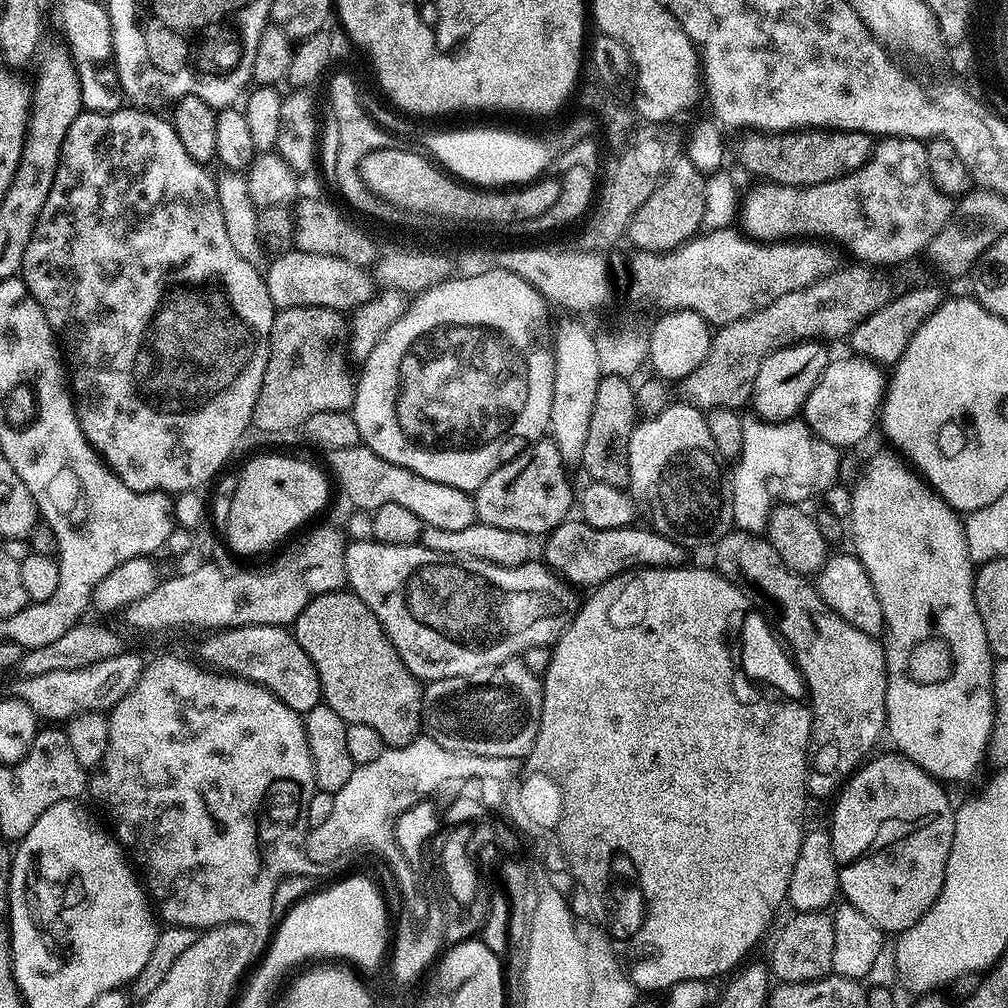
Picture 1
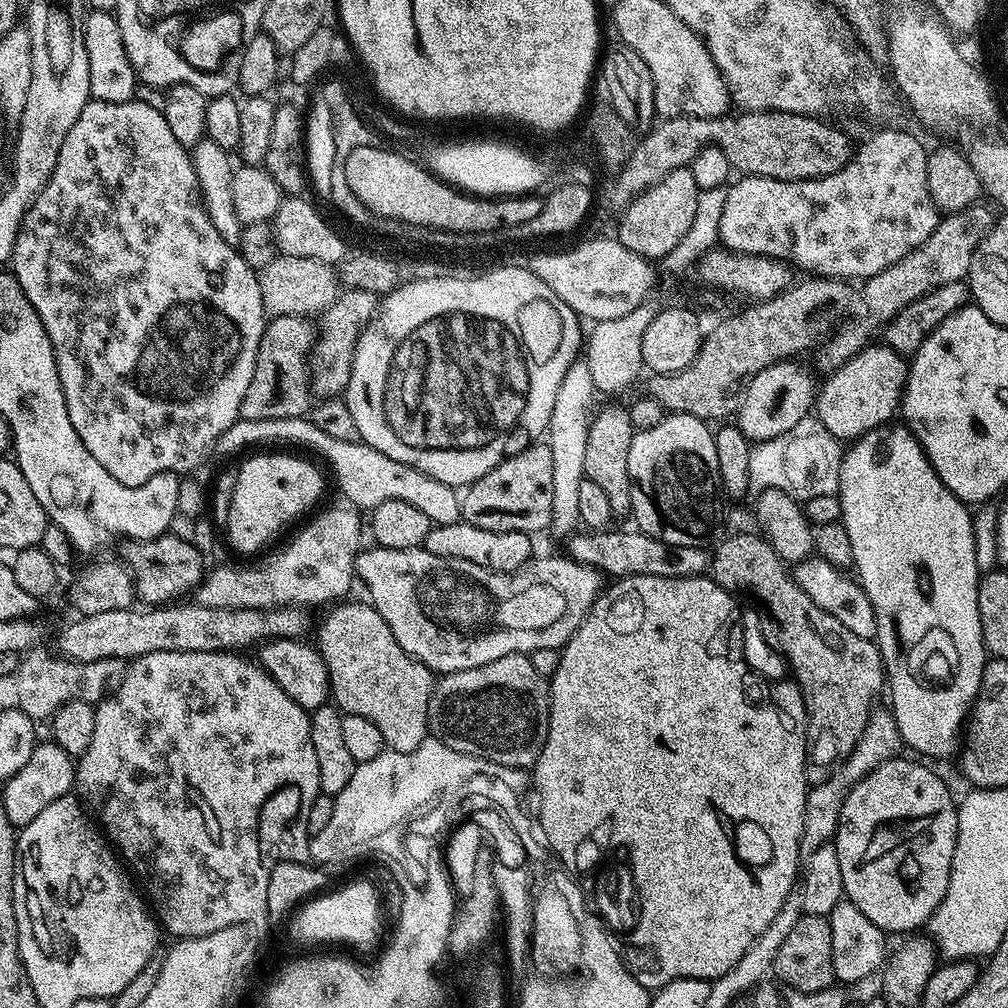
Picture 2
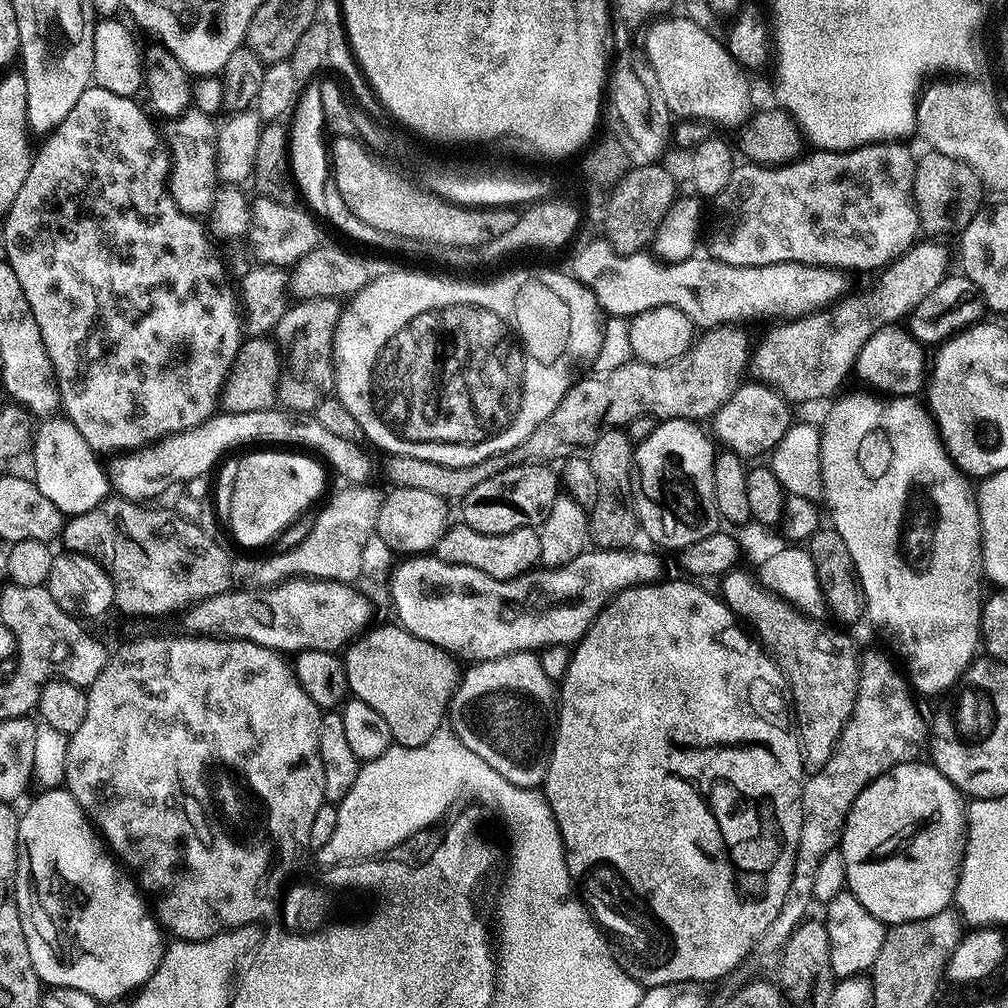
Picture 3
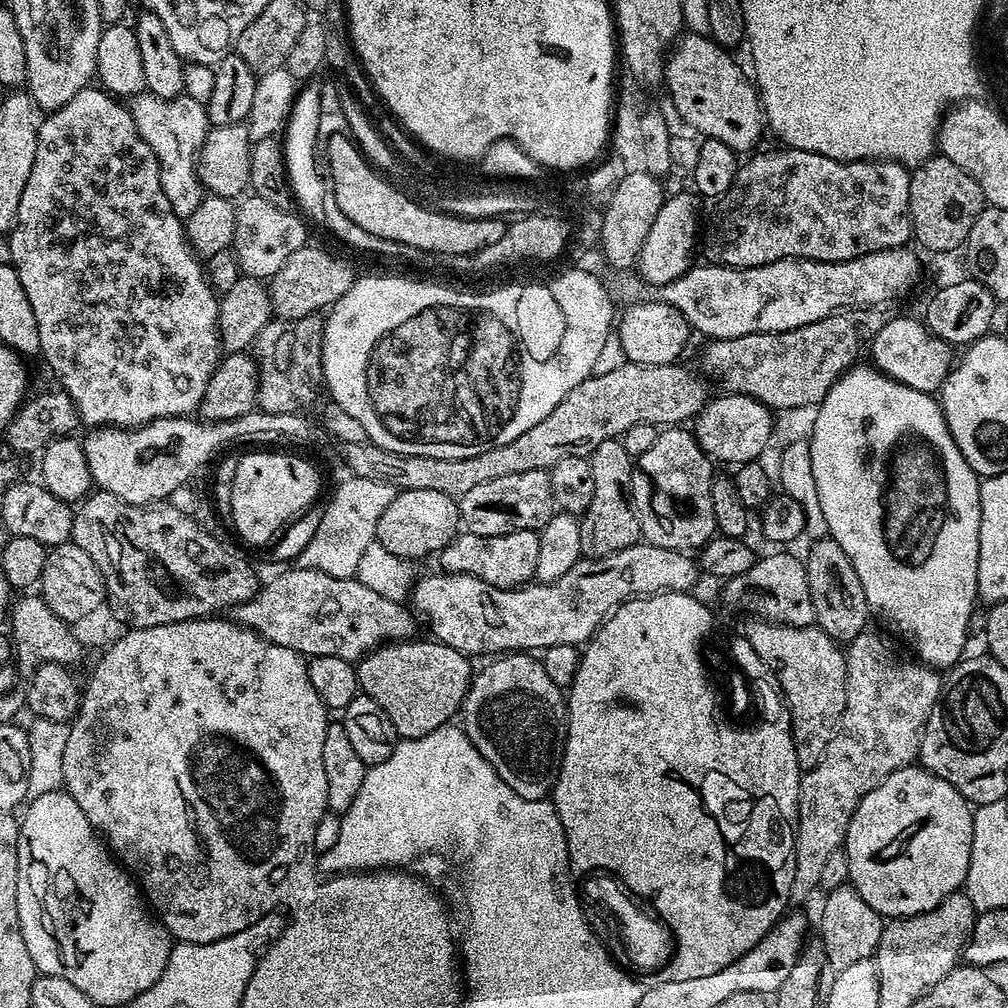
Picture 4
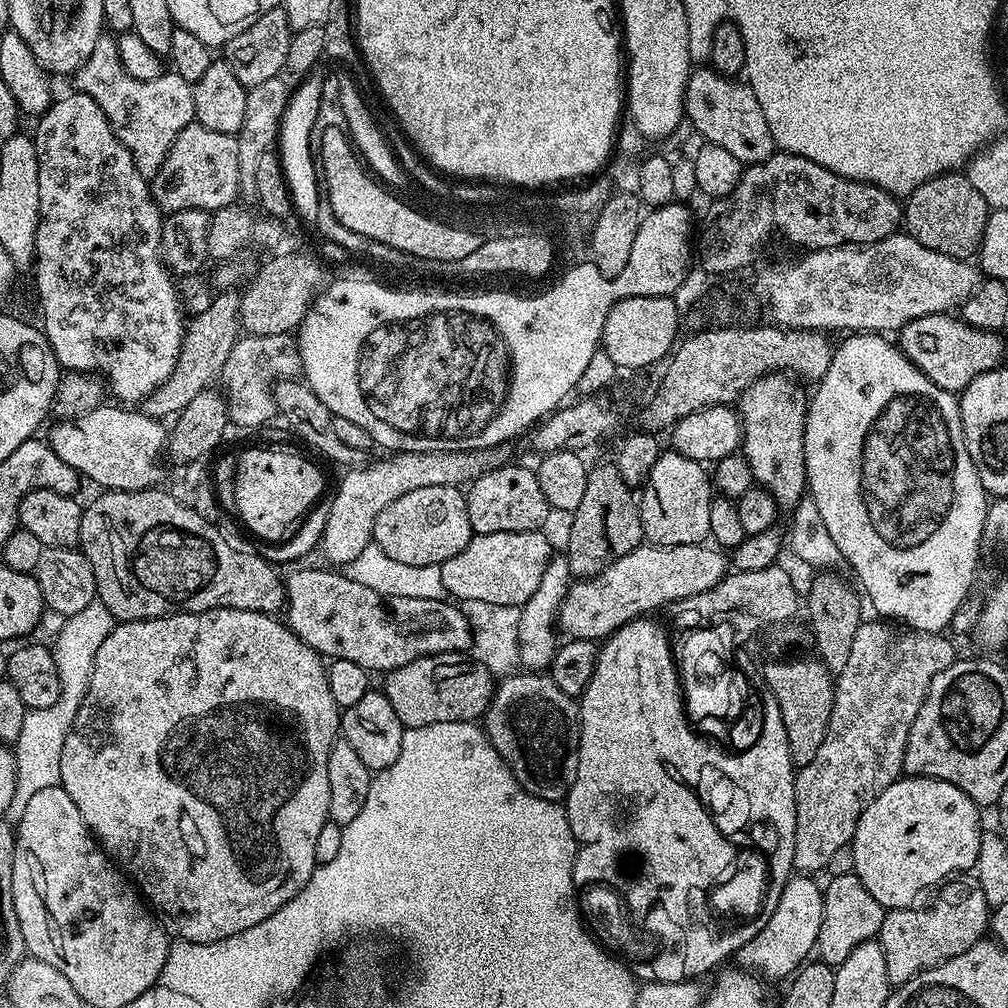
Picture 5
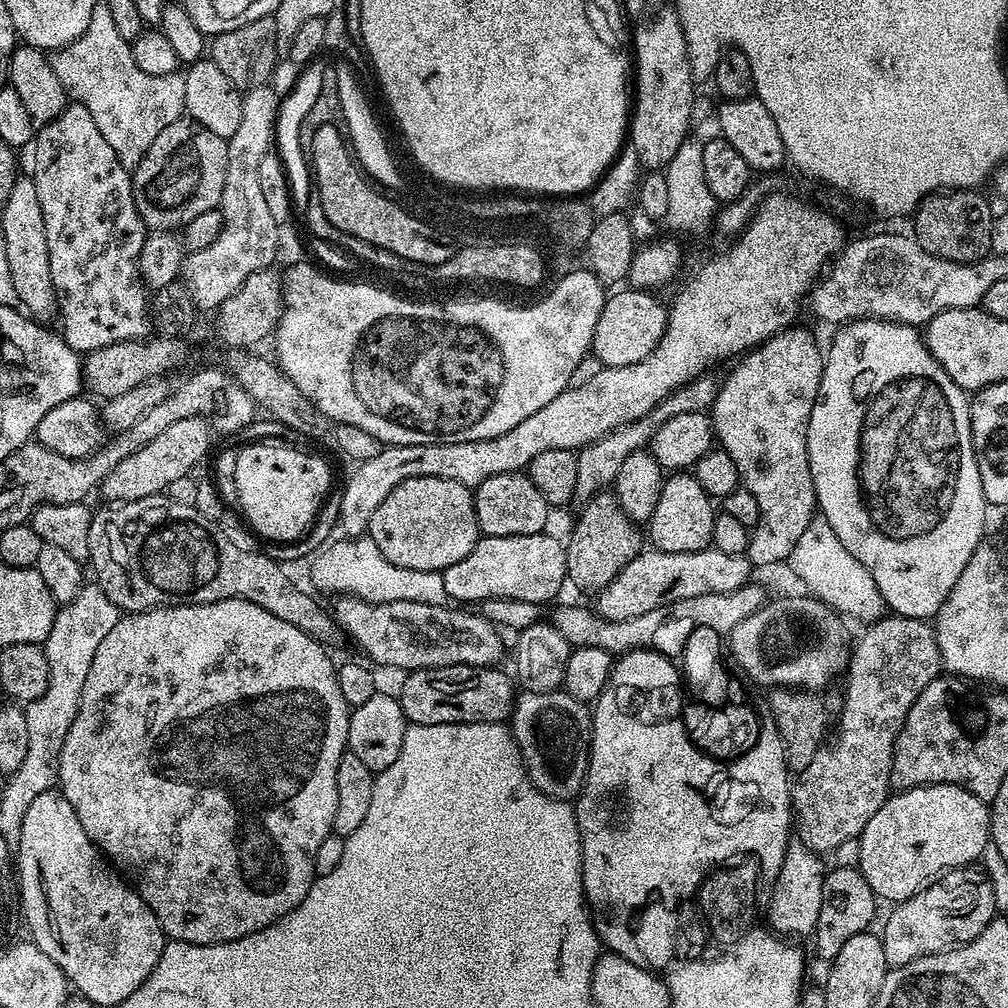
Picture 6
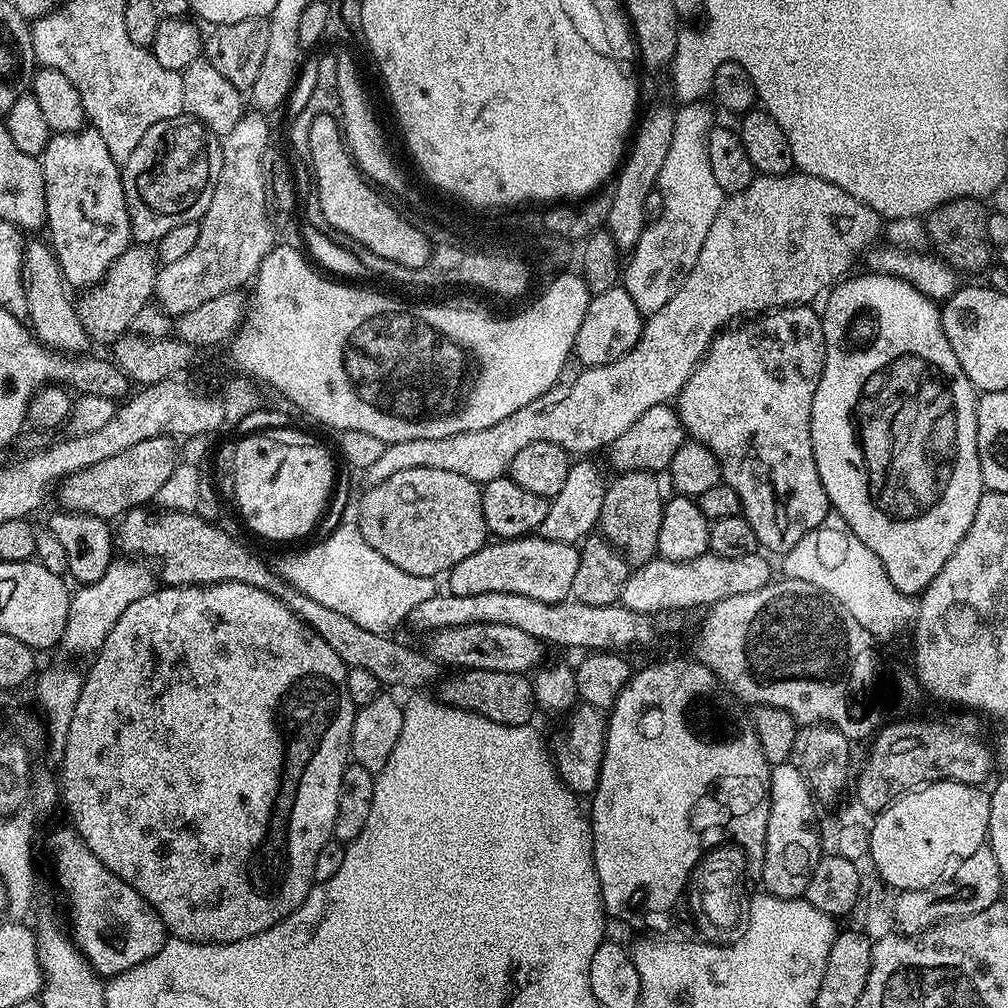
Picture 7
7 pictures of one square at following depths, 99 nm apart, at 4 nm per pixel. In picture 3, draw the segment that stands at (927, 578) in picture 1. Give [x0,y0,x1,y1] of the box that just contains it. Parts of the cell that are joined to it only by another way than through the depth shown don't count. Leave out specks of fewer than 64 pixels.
[820,398,982,696]

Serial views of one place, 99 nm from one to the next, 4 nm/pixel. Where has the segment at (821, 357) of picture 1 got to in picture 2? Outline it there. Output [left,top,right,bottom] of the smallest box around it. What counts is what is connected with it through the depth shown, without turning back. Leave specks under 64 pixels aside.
[734,359,818,442]

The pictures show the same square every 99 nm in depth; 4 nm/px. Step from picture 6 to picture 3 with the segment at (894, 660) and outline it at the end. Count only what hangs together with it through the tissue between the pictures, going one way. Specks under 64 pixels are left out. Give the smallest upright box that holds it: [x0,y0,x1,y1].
[755,652,926,953]

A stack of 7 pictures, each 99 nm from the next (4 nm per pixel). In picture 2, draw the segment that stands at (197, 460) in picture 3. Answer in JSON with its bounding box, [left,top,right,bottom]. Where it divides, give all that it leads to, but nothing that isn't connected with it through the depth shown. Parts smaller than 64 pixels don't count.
[218,415,462,525]

